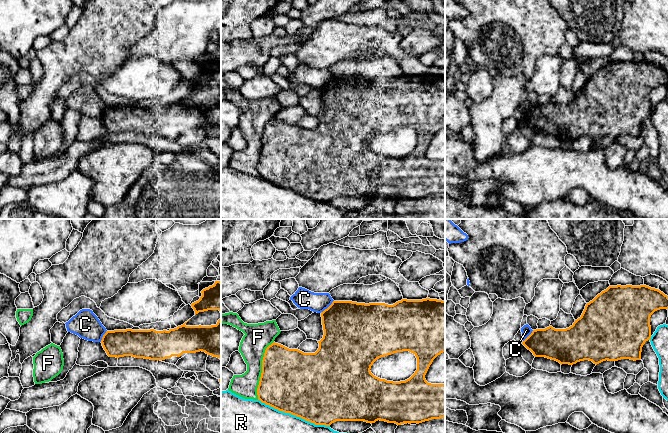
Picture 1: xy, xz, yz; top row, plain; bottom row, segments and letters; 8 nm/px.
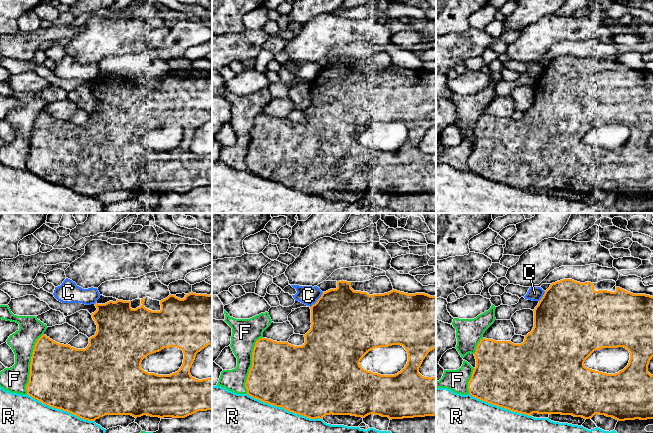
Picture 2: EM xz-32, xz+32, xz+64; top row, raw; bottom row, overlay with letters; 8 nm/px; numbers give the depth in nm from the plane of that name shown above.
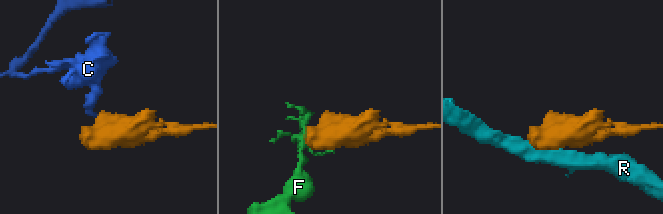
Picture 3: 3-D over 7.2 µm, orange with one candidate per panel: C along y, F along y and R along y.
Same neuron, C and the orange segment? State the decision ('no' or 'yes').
no

